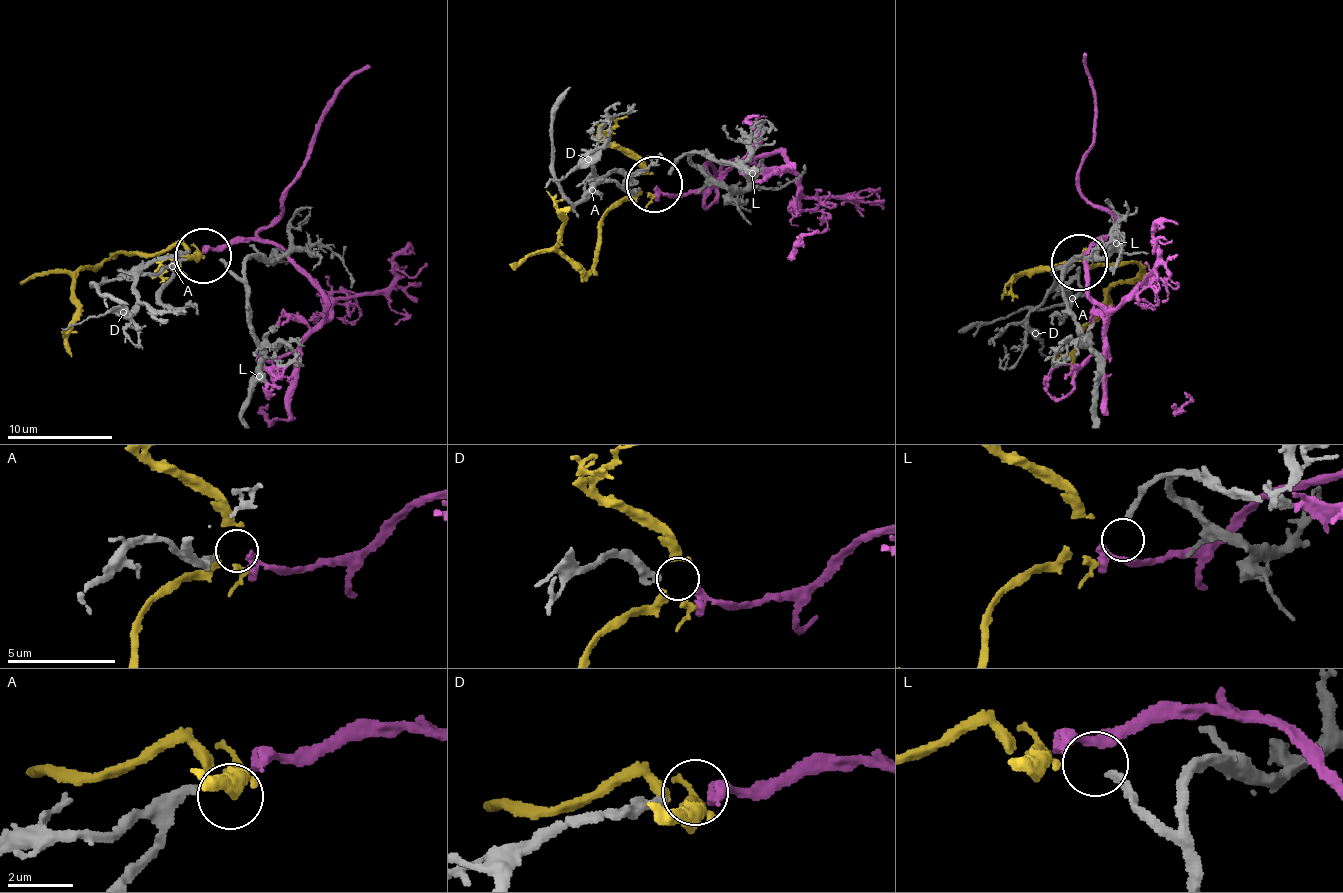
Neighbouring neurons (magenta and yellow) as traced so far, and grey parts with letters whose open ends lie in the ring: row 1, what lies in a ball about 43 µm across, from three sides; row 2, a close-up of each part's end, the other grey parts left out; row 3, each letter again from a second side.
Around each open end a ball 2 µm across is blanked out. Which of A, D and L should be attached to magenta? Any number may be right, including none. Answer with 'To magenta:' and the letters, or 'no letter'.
To magenta: D

